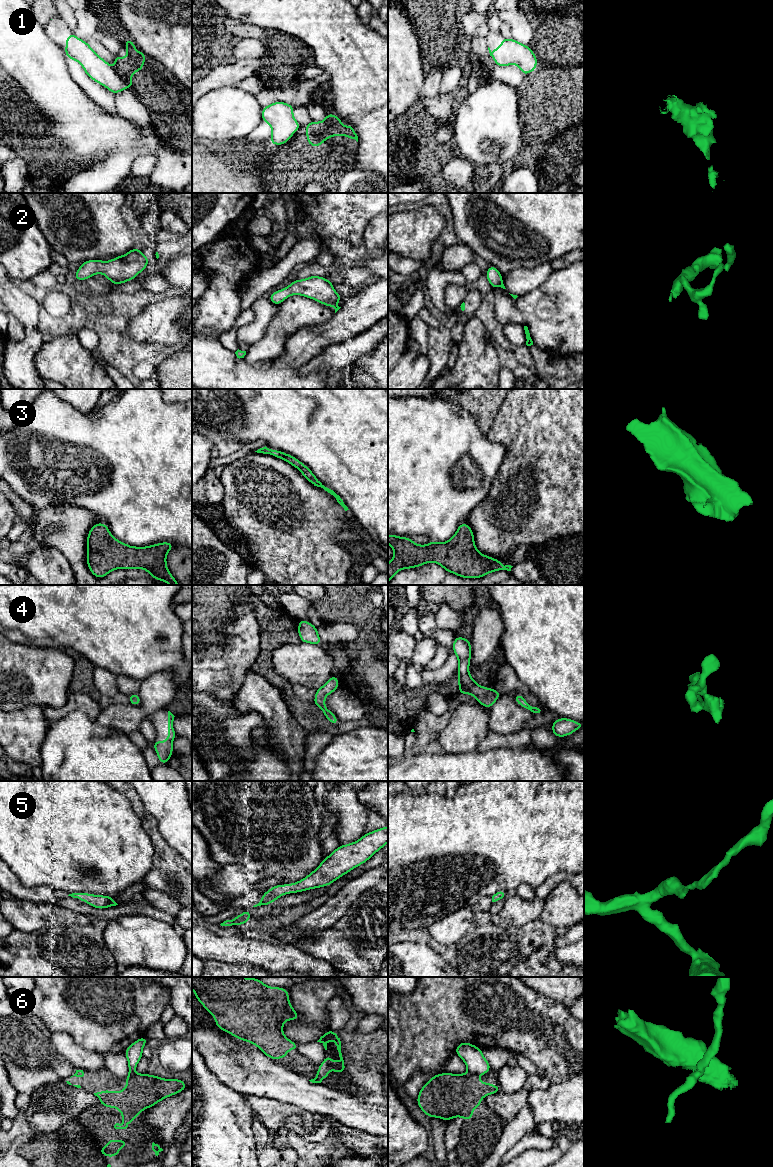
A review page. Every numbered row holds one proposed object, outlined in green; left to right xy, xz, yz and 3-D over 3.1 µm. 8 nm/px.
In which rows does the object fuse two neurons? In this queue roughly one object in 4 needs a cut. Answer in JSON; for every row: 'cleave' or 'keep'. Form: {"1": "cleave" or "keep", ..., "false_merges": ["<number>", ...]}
{"1": "keep", "2": "keep", "3": "keep", "4": "keep", "5": "keep", "6": "cleave", "false_merges": ["6"]}

